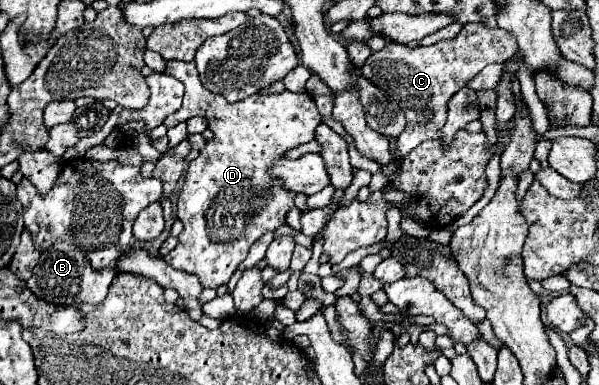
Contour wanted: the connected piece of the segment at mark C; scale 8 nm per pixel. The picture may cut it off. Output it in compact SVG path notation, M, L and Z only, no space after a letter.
M466 23L464 29L452 41L442 41L430 47L406 47L398 43L386 45L382 51L370 55L360 69L362 75L384 89L392 101L396 101L406 115L406 129L396 139L398 157L406 157L422 141L440 139L440 129L446 123L448 99L470 79L474 79L490 63L506 63L518 51L514 35L500 27L486 27L478 23Z

